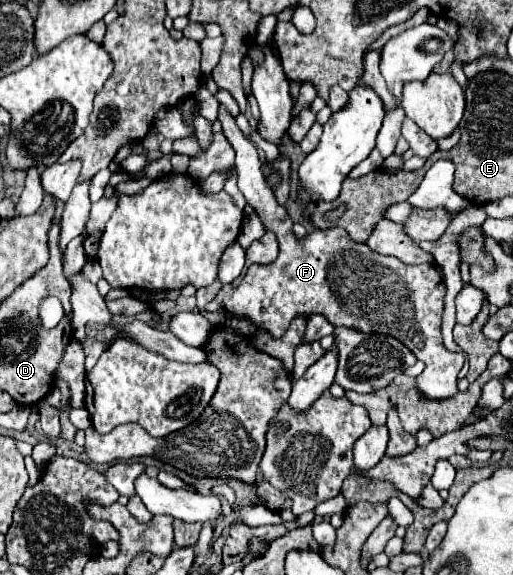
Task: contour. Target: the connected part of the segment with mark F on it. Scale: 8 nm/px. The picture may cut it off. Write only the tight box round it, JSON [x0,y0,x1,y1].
[206,106,464,398]

